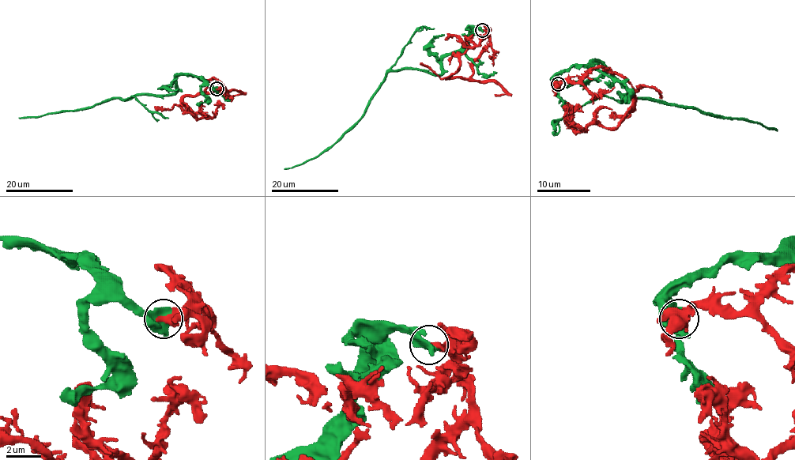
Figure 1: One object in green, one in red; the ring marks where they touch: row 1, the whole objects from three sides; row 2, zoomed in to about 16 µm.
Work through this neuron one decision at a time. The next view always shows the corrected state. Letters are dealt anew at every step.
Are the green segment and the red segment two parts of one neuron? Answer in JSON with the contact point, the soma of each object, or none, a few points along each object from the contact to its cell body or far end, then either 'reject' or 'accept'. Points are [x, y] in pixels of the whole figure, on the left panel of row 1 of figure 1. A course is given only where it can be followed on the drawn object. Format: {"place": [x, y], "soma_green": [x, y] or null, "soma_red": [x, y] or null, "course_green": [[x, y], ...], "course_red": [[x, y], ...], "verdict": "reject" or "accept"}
{"place": [216, 88], "soma_green": null, "soma_red": null, "course_green": [[216, 89], [193, 74], [179, 74], [176, 90], [165, 95], [135, 94], [90, 107], [18, 118]], "course_red": [[216, 89], [224, 86], [212, 78], [183, 103], [194, 116], [224, 109]], "verdict": "reject"}

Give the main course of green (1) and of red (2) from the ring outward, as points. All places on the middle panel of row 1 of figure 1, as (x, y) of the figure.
1: (481, 30), (475, 27), (458, 50), (445, 56), (439, 74), (389, 71), (366, 112), (332, 145), (284, 168)
2: (481, 30), (489, 44), (474, 62), (473, 74), (469, 78), (449, 77), (460, 67), (461, 54), (489, 33)

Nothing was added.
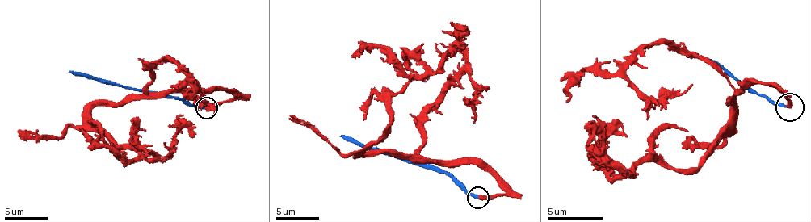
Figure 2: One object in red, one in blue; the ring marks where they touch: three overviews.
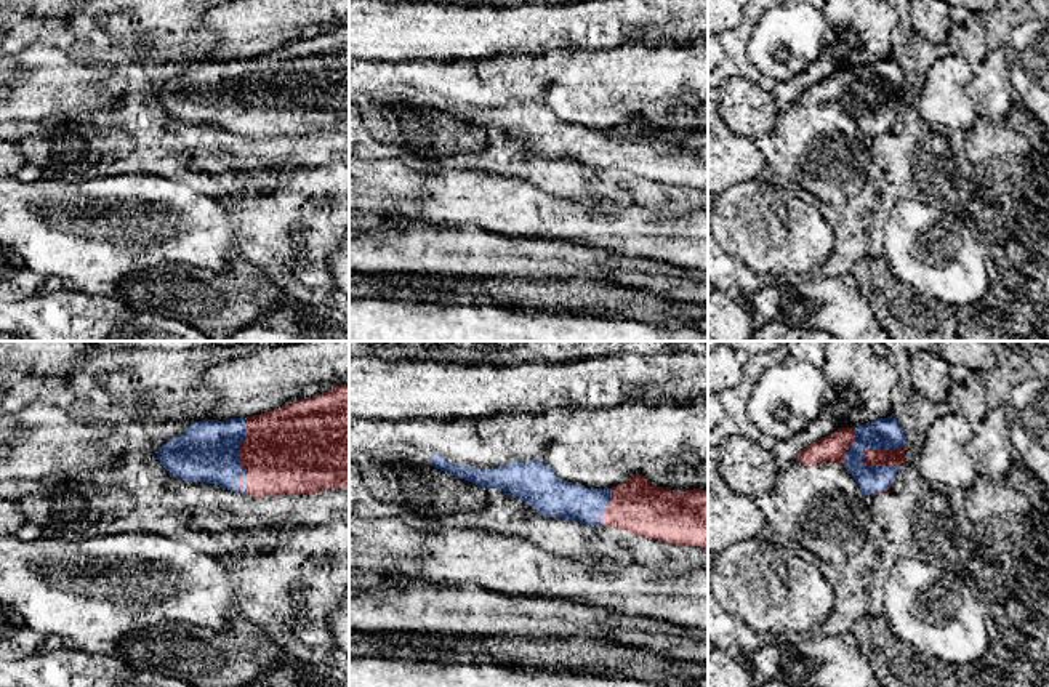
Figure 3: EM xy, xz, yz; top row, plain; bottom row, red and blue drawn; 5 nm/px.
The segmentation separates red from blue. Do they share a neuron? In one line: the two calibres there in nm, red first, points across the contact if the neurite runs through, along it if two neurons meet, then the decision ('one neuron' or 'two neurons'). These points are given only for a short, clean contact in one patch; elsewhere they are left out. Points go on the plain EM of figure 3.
440/300 nm | one neuron

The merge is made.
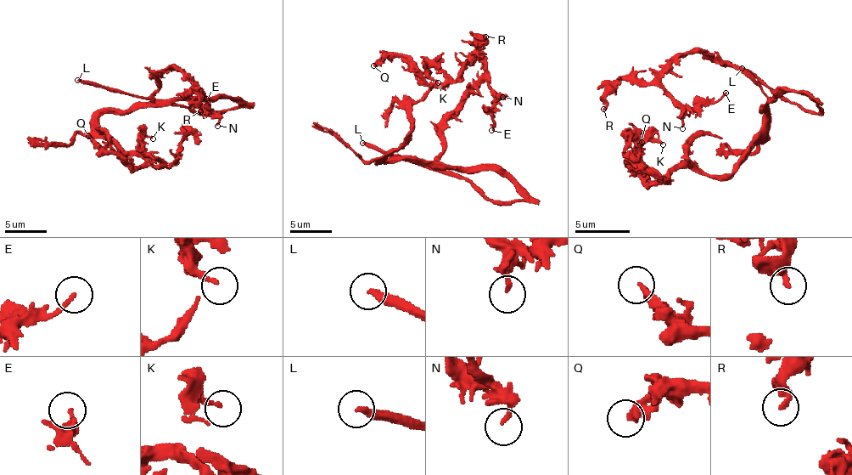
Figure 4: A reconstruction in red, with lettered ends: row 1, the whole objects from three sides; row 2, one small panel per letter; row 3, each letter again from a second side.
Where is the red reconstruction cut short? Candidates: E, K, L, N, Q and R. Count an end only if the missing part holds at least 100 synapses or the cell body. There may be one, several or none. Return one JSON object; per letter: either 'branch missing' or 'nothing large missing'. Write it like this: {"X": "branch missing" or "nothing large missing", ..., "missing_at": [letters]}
{"E": "nothing large missing", "K": "nothing large missing", "L": "branch missing", "N": "nothing large missing", "Q": "nothing large missing", "R": "nothing large missing", "missing_at": ["L"]}

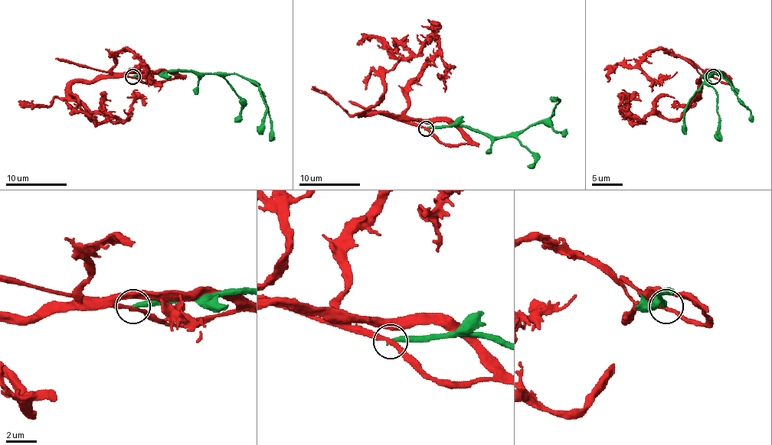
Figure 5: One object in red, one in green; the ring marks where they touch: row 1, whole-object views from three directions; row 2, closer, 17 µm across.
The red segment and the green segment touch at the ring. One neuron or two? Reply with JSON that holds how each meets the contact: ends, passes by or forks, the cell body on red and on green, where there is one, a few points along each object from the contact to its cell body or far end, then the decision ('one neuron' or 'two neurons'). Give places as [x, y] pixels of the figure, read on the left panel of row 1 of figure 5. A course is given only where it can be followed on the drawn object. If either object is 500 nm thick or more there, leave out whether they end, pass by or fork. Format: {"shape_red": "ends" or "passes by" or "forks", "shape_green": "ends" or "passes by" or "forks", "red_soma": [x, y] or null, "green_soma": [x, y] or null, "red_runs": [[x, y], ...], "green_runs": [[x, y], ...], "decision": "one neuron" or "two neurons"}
{"shape_red": "passes by", "shape_green": "ends", "red_soma": null, "green_soma": null, "red_runs": [[132, 76], [76, 81], [71, 94], [91, 118], [103, 114], [123, 121], [139, 99], [145, 106]], "green_runs": [[132, 76], [191, 70], [200, 73], [237, 73], [250, 78], [262, 92], [271, 125], [269, 141]], "decision": "two neurons"}

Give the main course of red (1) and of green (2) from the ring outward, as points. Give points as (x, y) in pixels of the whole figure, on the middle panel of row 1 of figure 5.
1: (425, 128), (382, 113), (364, 113), (384, 95), (384, 76), (387, 72), (405, 58), (416, 55), (437, 34)
2: (425, 128), (466, 125), (493, 136), (515, 136), (542, 122), (554, 131), (564, 133), (562, 134)

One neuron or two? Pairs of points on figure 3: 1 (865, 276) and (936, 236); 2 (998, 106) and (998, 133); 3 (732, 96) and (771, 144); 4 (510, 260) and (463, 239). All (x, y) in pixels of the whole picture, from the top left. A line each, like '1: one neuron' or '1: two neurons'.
1: two neurons
2: two neurons
3: two neurons
4: one neuron

